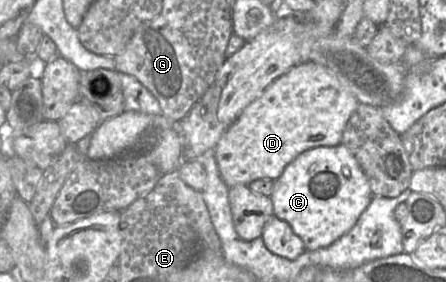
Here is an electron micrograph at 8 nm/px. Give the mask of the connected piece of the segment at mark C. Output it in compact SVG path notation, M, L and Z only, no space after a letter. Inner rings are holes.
M340 144L332 147L320 146L299 154L282 175L274 181L270 195L273 215L286 221L299 236L306 250L327 247L347 233L370 204L373 194L366 175L347 147Z

